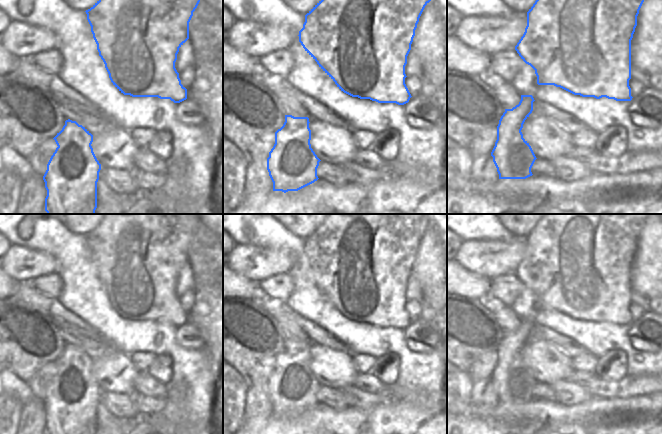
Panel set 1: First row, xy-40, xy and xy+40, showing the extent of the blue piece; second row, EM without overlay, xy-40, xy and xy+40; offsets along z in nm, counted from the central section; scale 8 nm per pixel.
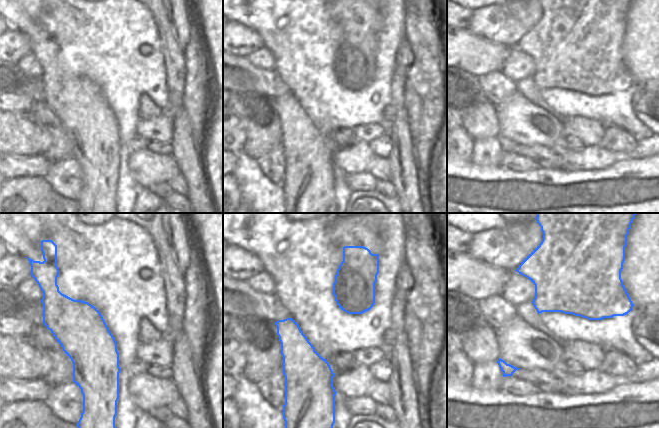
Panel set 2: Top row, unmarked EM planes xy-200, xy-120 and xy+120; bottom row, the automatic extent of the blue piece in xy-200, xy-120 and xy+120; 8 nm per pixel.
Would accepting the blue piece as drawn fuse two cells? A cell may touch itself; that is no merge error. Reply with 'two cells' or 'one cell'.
two cells

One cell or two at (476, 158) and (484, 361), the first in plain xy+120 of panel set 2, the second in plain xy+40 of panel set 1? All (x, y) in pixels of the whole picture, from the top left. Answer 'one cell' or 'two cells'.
two cells

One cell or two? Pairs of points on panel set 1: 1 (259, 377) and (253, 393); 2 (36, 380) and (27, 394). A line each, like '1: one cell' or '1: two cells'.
1: two cells
2: two cells

